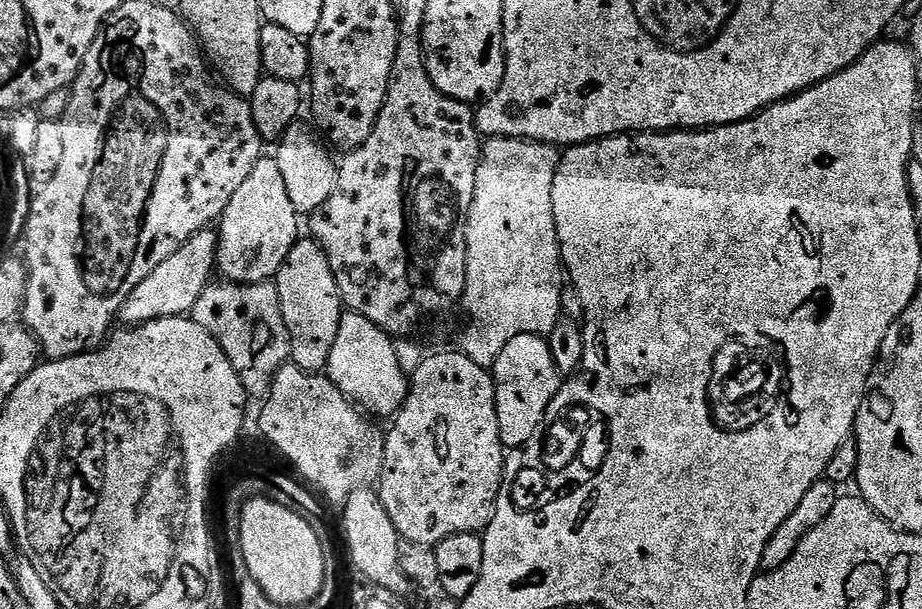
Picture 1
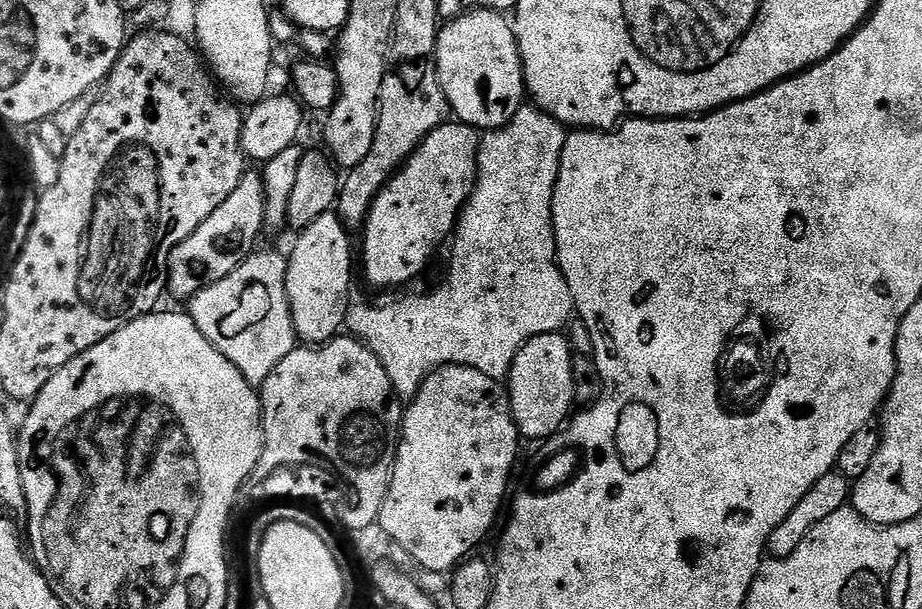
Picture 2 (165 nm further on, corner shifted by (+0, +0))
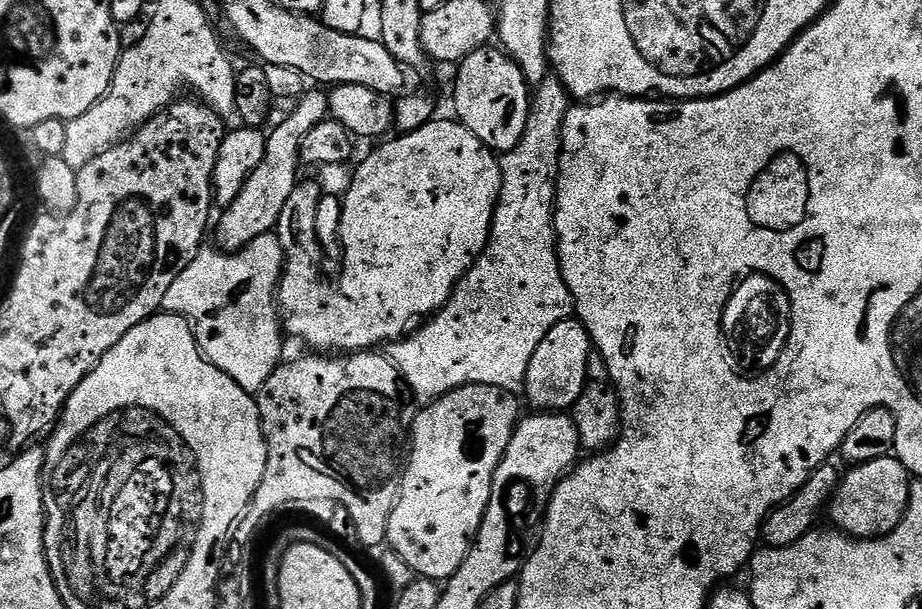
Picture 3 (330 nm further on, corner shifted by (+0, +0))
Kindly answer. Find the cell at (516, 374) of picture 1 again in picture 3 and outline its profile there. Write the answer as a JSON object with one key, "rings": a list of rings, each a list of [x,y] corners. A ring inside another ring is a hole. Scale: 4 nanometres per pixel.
{"rings":[[[569,318],[558,322],[558,326],[554,326],[554,330],[550,330],[550,334],[546,334],[546,338],[542,338],[538,350],[534,350],[534,358],[530,358],[530,370],[526,370],[523,395],[528,396],[529,402],[534,406],[533,409],[541,412],[564,412],[571,409],[589,381],[588,363],[593,350],[592,336],[579,318]]]}

